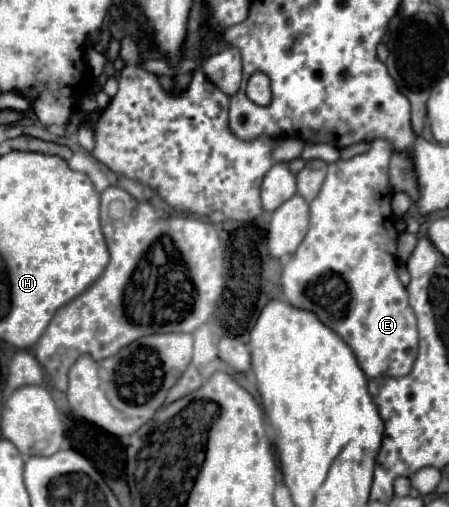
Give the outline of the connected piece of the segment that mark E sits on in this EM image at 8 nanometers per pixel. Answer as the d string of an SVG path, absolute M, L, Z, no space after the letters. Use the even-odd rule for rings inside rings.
M377 138L369 152L329 164L327 178L317 198L309 204L309 232L299 250L283 266L279 282L287 304L315 312L327 328L347 342L367 378L405 376L411 372L417 358L417 320L409 306L407 290L397 276L397 260L393 256L397 248L397 230L391 212L391 190L387 186L391 154L391 144Z

